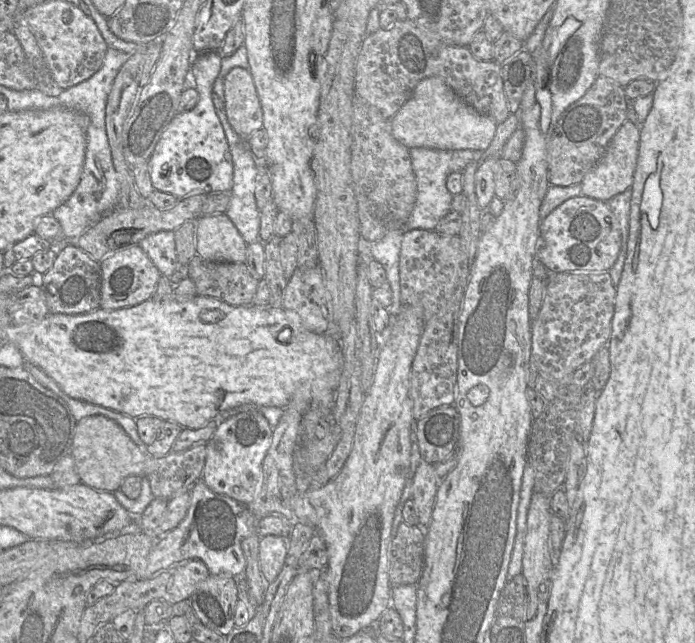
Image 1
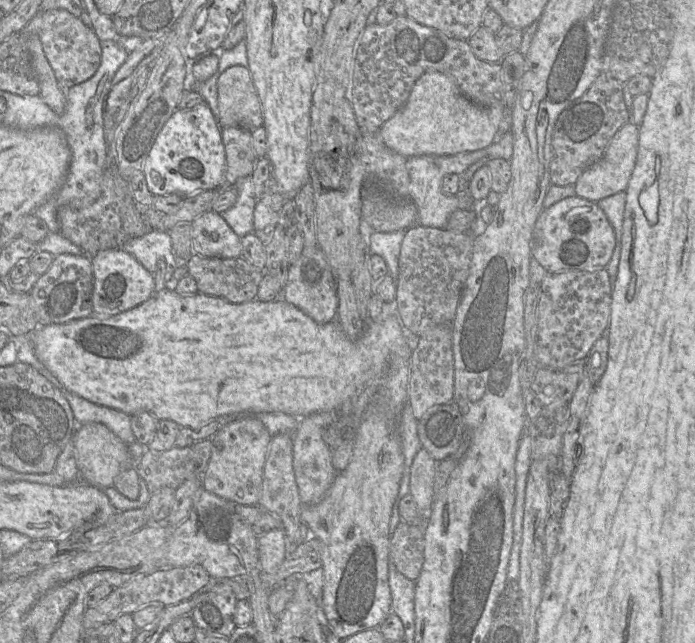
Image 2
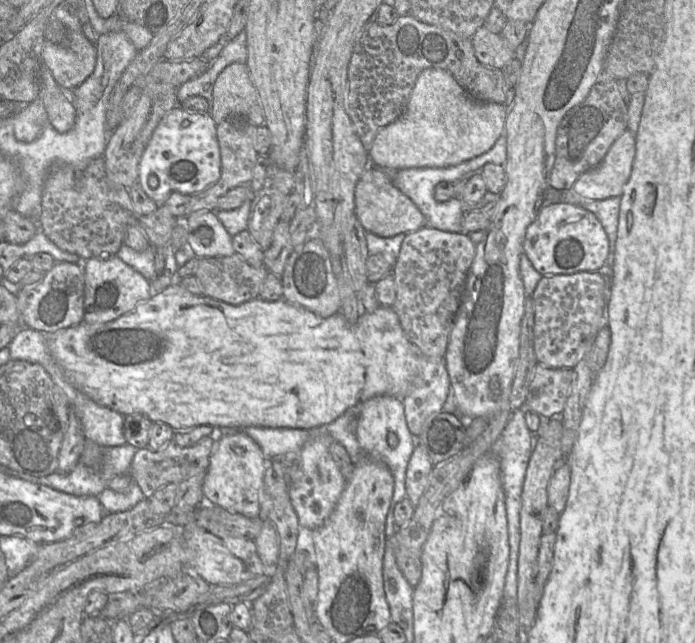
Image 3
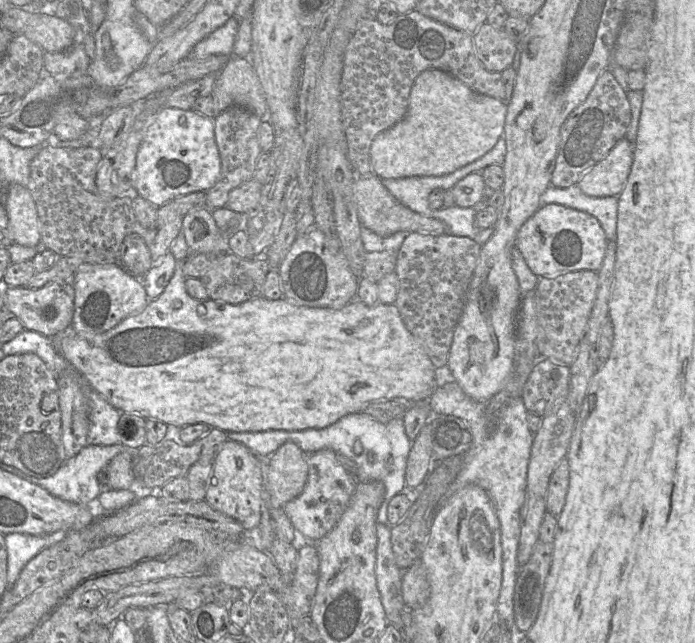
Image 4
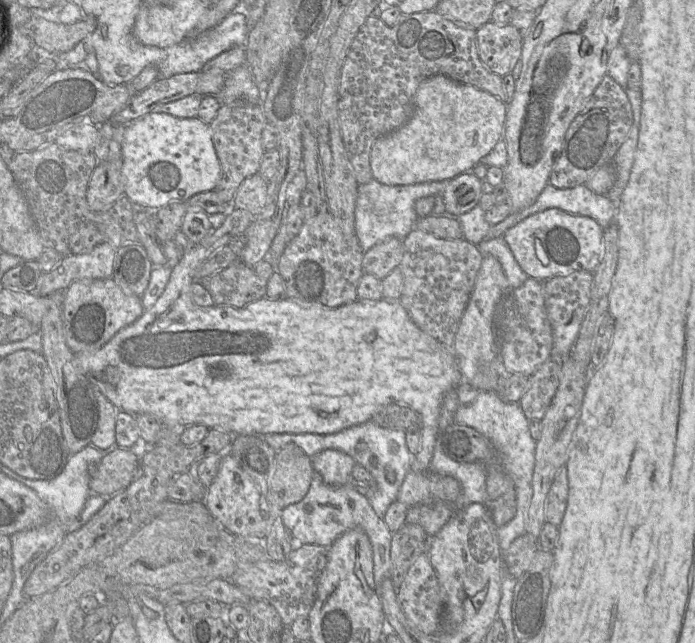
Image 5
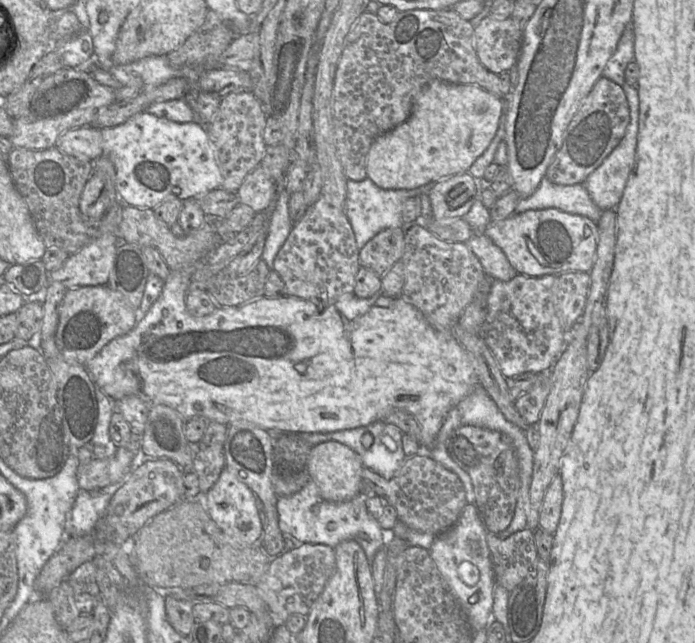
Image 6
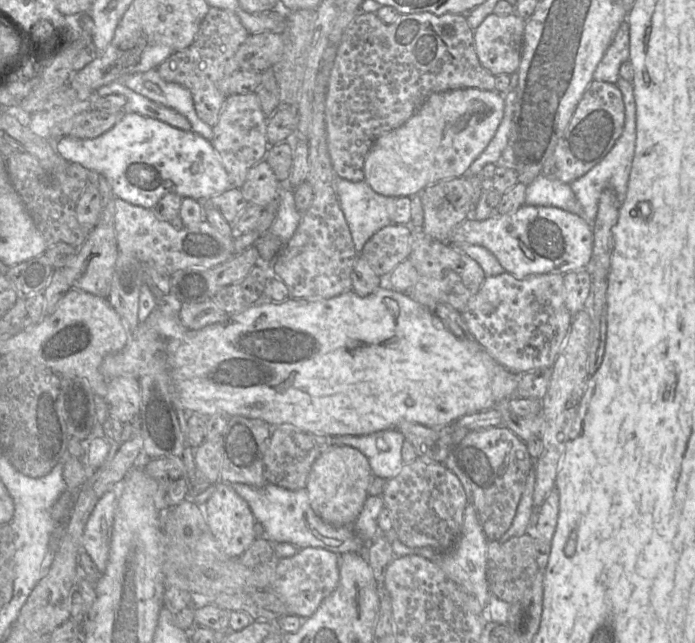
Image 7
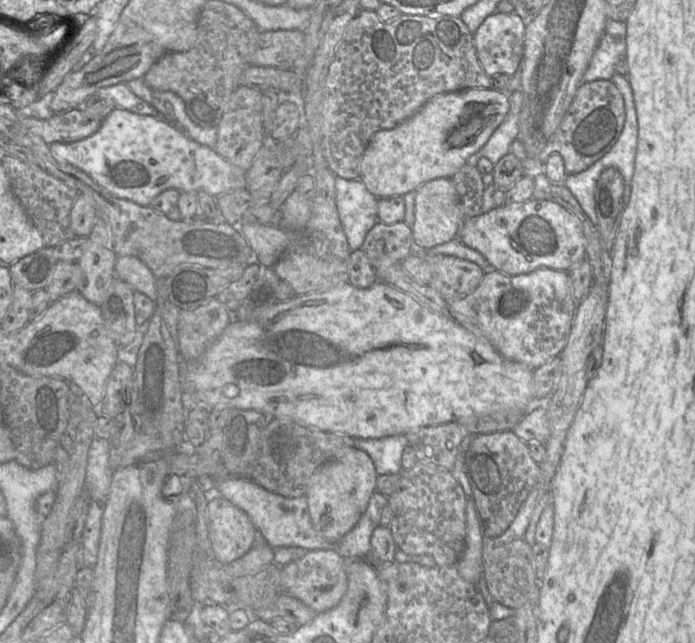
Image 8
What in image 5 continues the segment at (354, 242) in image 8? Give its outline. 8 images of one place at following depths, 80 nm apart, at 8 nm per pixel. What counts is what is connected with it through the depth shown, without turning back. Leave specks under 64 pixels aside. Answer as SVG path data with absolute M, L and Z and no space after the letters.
M372 179L365 184L359 184L355 204L355 230L361 249L365 252L389 237L403 240L416 228L416 223L420 218L415 211L416 201L427 196L443 194L449 181L431 181L412 185L385 185Z

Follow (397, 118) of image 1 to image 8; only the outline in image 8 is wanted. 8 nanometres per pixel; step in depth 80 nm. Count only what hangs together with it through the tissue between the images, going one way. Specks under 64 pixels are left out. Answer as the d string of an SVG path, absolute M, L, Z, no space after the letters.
M470 88L462 89L455 92L443 93L434 96L428 102L426 102L422 108L416 112L411 118L399 124L395 128L380 130L376 132L368 146L366 147L361 163L360 163L360 179L365 184L368 191L377 198L389 197L389 196L402 196L408 192L416 191L424 183L437 179L437 178L450 178L458 172L466 163L468 158L479 151L489 140L494 131L502 123L507 116L510 109L509 98L501 91L494 88Z

